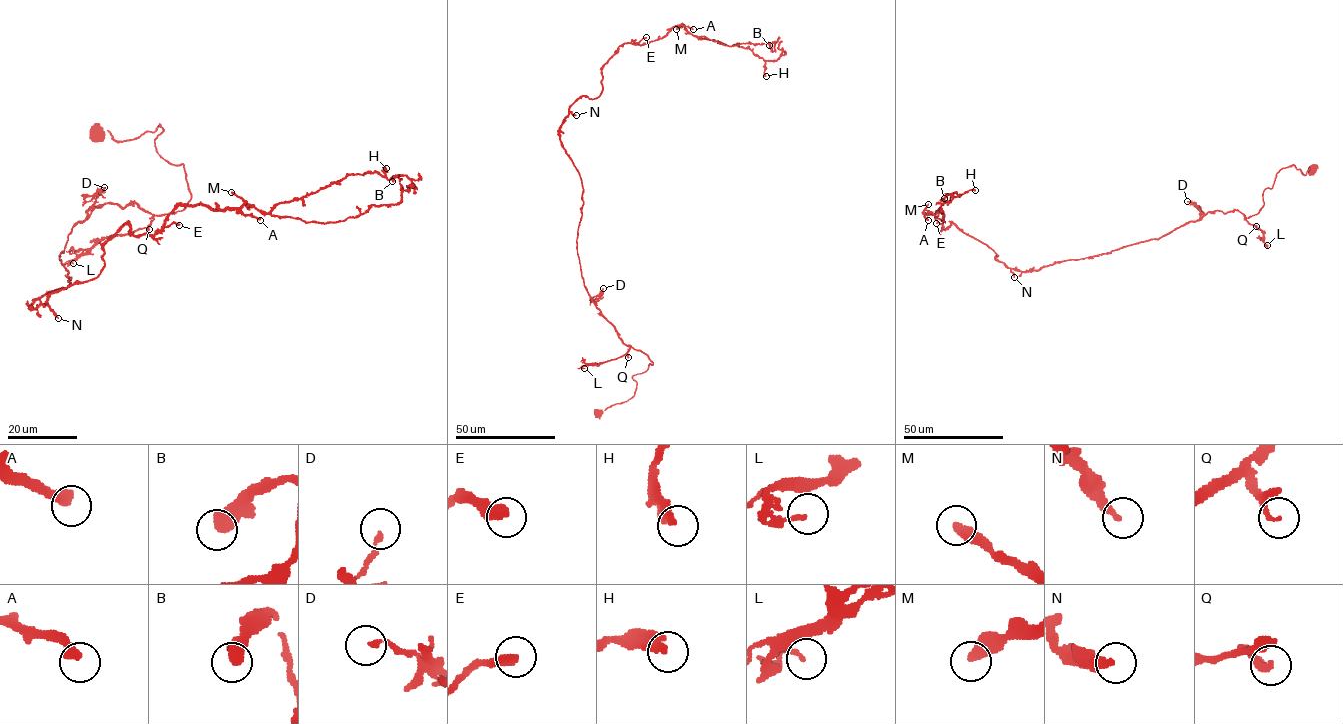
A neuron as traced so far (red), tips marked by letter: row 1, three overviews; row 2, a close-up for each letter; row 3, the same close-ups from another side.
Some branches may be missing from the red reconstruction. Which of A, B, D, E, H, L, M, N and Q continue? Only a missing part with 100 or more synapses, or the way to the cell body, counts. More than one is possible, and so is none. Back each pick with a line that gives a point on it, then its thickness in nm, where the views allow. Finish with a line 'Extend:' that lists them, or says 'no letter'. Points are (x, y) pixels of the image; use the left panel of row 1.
Extend: no letter

